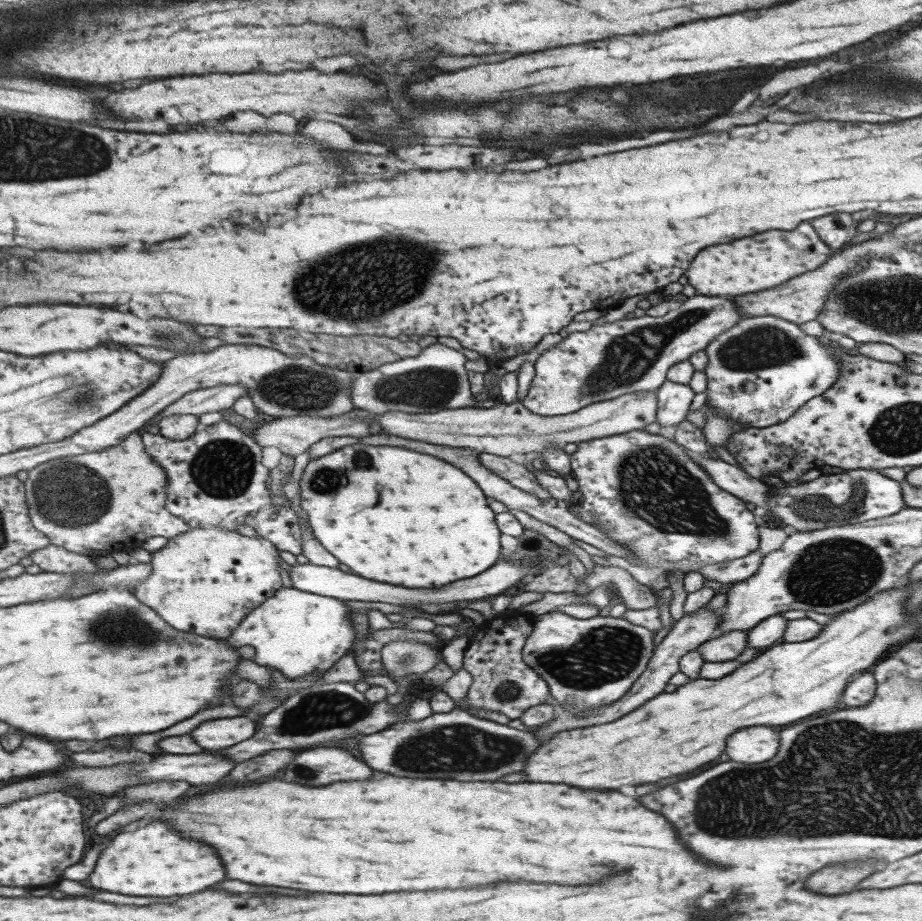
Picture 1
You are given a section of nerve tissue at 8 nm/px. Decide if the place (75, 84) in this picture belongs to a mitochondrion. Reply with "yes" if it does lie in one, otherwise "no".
no

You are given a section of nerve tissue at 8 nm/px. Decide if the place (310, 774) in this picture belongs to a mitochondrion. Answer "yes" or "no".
yes

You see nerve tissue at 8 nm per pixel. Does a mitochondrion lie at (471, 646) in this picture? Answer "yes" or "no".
no

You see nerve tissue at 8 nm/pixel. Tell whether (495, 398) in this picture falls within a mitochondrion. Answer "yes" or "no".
no

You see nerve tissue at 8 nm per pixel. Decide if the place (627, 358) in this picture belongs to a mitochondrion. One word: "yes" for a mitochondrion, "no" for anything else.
yes

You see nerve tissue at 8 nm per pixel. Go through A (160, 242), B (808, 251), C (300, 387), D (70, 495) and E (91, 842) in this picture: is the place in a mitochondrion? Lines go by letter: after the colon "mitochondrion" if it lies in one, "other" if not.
A: other
B: mitochondrion
C: mitochondrion
D: mitochondrion
E: other

